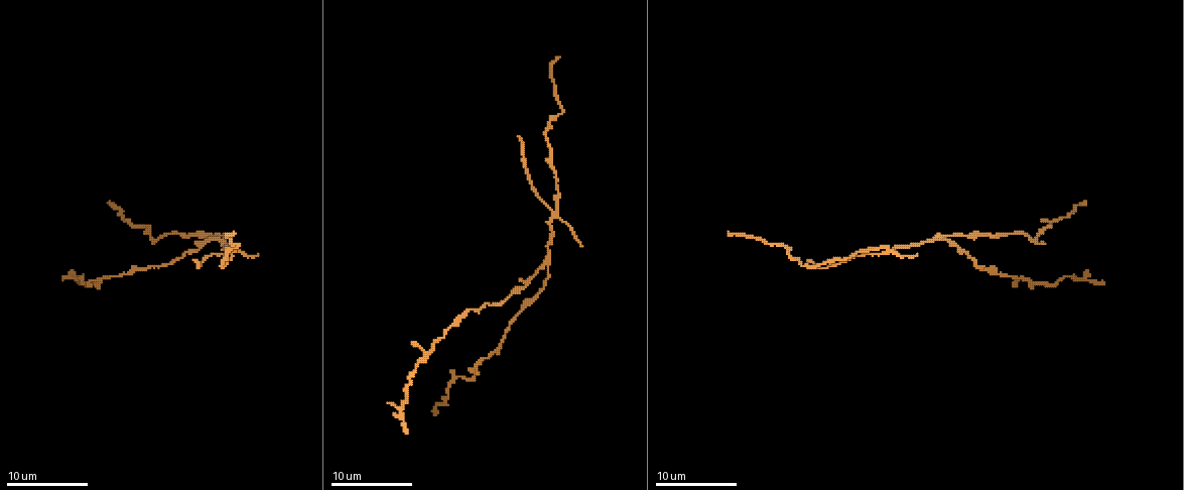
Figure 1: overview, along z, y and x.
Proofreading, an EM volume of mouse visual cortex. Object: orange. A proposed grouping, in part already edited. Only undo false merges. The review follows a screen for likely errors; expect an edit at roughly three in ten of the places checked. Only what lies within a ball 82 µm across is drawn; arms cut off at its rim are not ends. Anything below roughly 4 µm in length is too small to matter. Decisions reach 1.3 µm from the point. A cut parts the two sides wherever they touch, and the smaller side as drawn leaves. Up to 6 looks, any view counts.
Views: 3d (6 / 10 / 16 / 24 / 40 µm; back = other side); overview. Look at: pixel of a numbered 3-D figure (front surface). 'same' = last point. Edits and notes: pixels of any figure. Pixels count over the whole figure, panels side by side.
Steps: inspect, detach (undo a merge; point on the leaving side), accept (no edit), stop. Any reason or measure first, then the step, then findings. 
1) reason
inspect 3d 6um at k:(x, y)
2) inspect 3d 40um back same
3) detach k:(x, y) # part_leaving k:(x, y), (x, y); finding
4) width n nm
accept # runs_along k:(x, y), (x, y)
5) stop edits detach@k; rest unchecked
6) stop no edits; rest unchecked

three-way junction
inspect 3d 6um at 1:(157, 241)

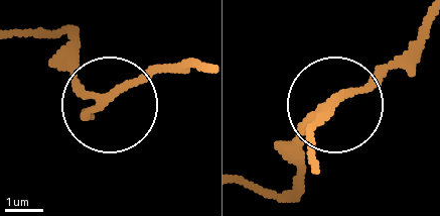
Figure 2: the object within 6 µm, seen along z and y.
inspect 3d 6um back at 2:(105, 99)

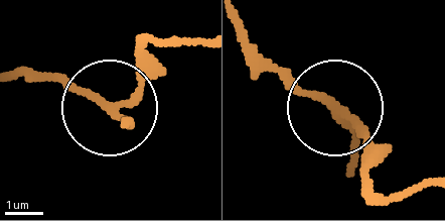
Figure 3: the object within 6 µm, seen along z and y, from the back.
accept # runs_along 3:(239, 28), (297, 86), (354, 124), (371, 179); continuous, no second neuron

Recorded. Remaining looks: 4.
three-way junction
inspect 3d 16um at 1:(935, 238)

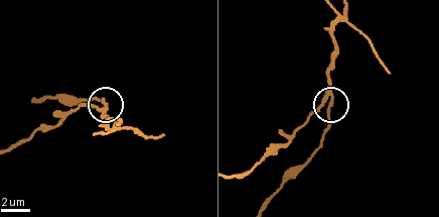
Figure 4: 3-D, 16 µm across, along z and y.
inspect 3d 6um at 4:(329, 106)

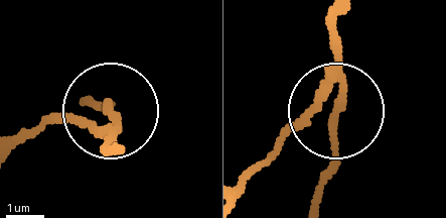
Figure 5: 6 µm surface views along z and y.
arms 3
detach 5:(76, 118) # a second neuron is stuck on

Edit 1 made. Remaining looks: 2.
see it whole again
inspect overview

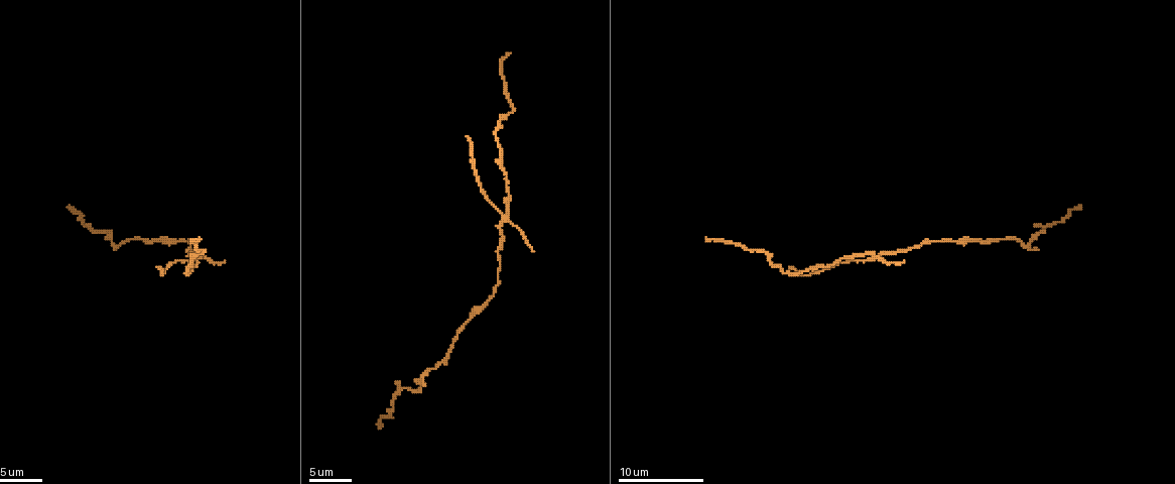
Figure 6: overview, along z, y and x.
sudden change in width
inspect 3d 10um at 6:(200, 254)

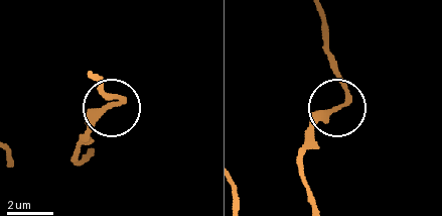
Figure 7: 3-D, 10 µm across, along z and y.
width 250 nm
accept # all the same neuron

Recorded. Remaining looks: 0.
stop edits detach@5; rest unchecked

